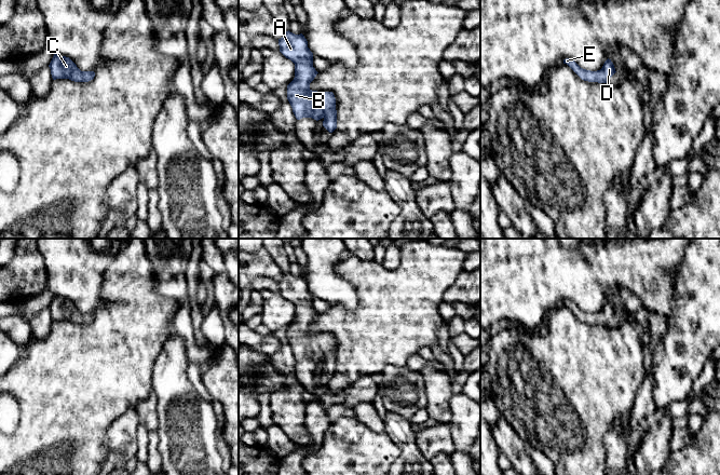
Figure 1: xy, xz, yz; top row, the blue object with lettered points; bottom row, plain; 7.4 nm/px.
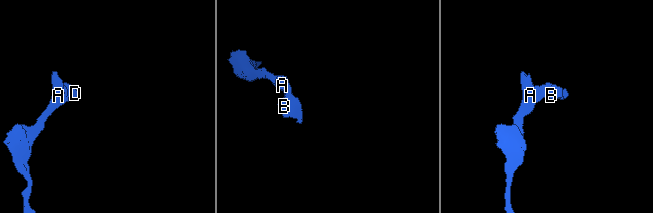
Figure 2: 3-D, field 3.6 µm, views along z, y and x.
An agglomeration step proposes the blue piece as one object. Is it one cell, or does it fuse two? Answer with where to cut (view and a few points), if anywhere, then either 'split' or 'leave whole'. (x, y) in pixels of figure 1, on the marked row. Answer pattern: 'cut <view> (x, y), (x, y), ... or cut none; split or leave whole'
cut none; leave whole

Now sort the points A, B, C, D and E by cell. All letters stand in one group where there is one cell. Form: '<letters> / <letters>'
A B C D E

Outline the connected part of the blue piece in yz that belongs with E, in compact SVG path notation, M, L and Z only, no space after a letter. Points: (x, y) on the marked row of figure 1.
M566 58L563 64L567 64L582 80L588 82L607 83L610 78L616 72L611 59L607 59L600 70L590 71L581 68L573 59Z

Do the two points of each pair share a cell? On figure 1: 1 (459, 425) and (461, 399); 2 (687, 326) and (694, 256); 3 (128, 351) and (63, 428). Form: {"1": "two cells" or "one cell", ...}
{"1": "one cell", "2": "one cell", "3": "one cell"}

